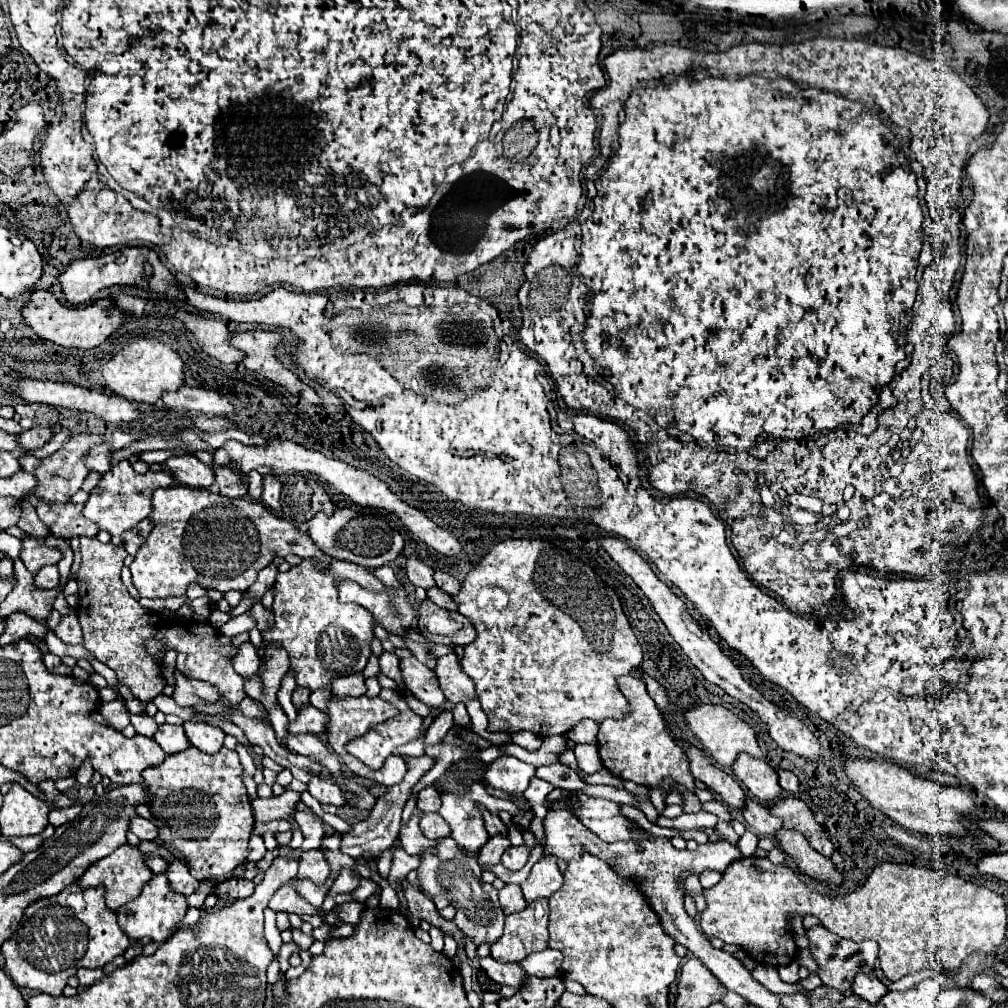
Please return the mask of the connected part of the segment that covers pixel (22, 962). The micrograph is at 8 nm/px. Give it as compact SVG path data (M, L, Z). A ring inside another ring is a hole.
M75 880L59 894L29 904L15 934L1 946L5 956L3 970L19 988L59 996L67 978L75 976L79 968L103 968L115 956L121 956L127 946L129 938L121 932L117 914L105 904L105 888L81 888ZM73 894L81 894L85 900L85 908L79 912L67 904L67 898Z

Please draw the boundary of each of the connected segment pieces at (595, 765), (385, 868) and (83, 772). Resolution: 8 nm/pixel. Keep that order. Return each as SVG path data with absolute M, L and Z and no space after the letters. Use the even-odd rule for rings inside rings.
M577 744L577 746L573 748L573 752L575 752L575 756L577 756L579 768L581 768L585 774L593 774L593 772L597 772L599 768L603 768L595 744Z
M395 840L394 843L393 843L393 845L392 845L392 847L390 847L390 848L387 849L387 850L385 850L385 851L381 854L381 856L377 859L377 861L381 861L381 870L380 870L381 873L380 873L380 875L381 875L381 877L382 877L383 879L387 879L387 878L388 878L388 875L389 875L389 871L390 871L390 868L391 868L392 857L393 857L393 850L392 850L393 846L402 846L402 844L401 844L401 842L400 842L399 840Z
M87 758L87 760L83 760L83 764L77 770L77 782L81 786L85 786L85 784L91 782L91 776L93 776L93 766L91 766L91 760Z

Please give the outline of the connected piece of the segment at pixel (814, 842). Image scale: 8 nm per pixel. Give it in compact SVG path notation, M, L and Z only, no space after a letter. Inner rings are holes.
M791 796L781 798L771 806L771 814L783 818L783 828L793 828L793 830L803 832L807 842L819 854L823 854L823 856L833 854L833 844L829 840L829 836L825 834L823 826L817 824L817 820L813 818L813 812L809 810L809 806L803 800L791 798Z

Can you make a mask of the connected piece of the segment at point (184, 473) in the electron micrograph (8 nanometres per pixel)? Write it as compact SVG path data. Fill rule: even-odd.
M193 454L171 456L165 460L165 466L175 476L175 480L181 484L197 486L197 488L211 488L215 484L213 468L197 460Z

